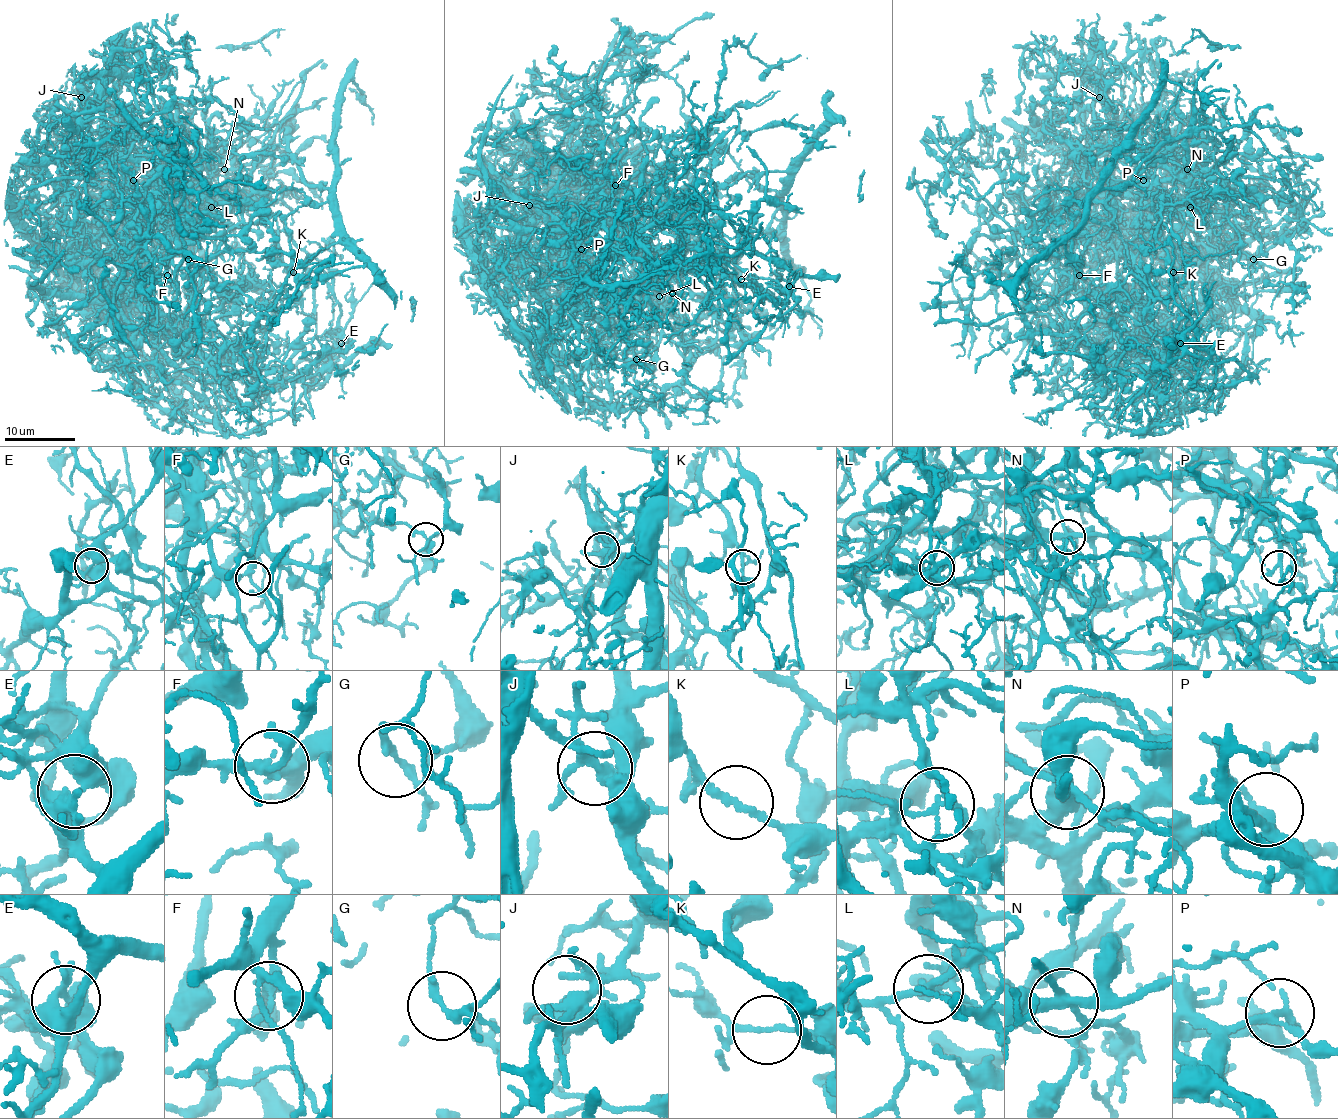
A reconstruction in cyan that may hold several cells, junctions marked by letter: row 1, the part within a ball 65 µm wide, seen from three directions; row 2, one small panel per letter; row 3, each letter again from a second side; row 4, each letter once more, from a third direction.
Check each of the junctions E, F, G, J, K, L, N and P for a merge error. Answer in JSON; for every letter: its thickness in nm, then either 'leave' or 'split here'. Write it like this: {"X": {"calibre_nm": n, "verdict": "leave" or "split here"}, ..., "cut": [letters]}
{"E": {"calibre_nm": 340, "verdict": "split here"}, "F": {"calibre_nm": 220, "verdict": "leave"}, "G": {"calibre_nm": 160, "verdict": "split here"}, "J": {"calibre_nm": 320, "verdict": "leave"}, "K": {"calibre_nm": 160, "verdict": "split here"}, "L": {"calibre_nm": 150, "verdict": "split here"}, "N": {"calibre_nm": 300, "verdict": "split here"}, "P": {"calibre_nm": 180, "verdict": "leave"}, "cut": ["E", "G", "K", "L", "N"]}

